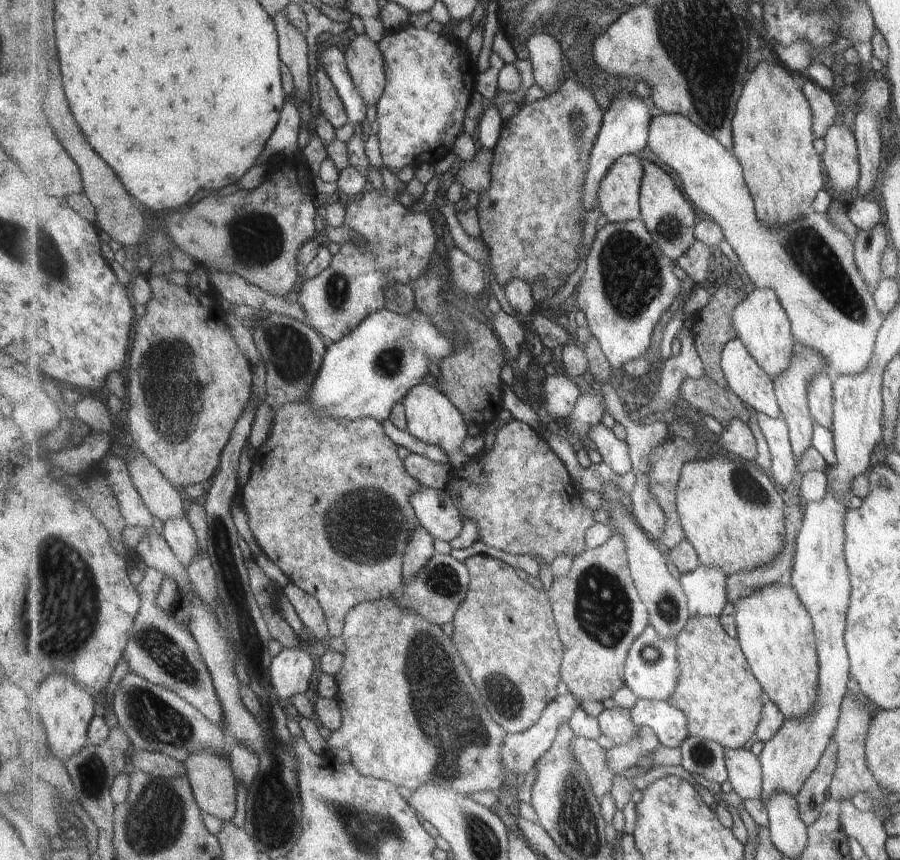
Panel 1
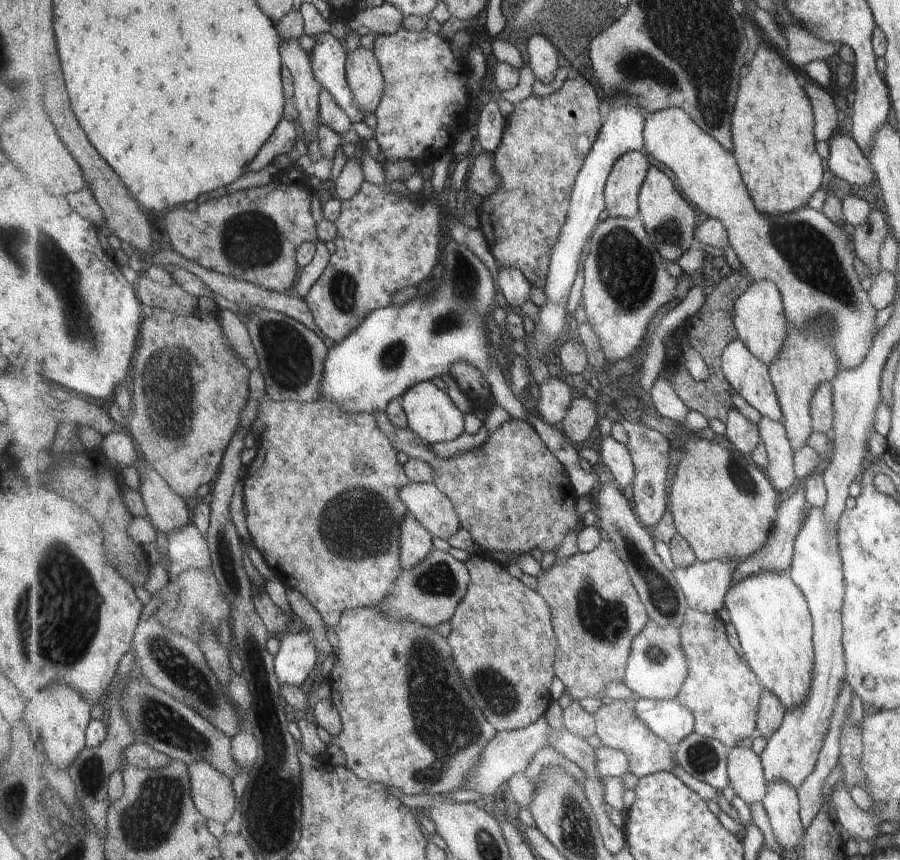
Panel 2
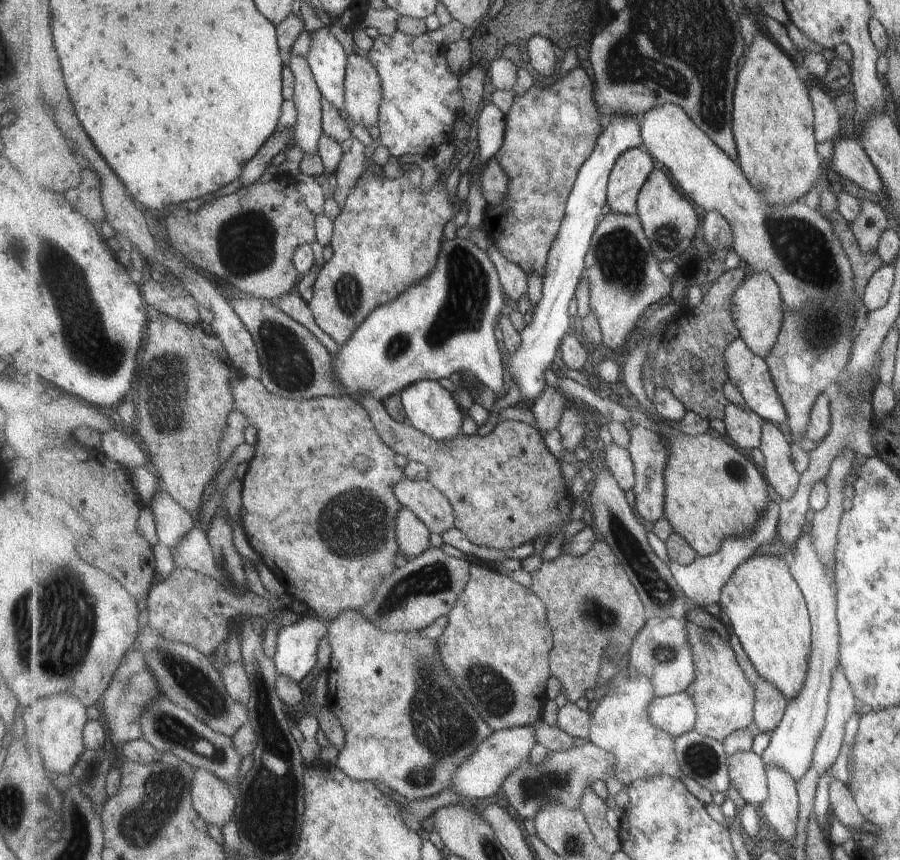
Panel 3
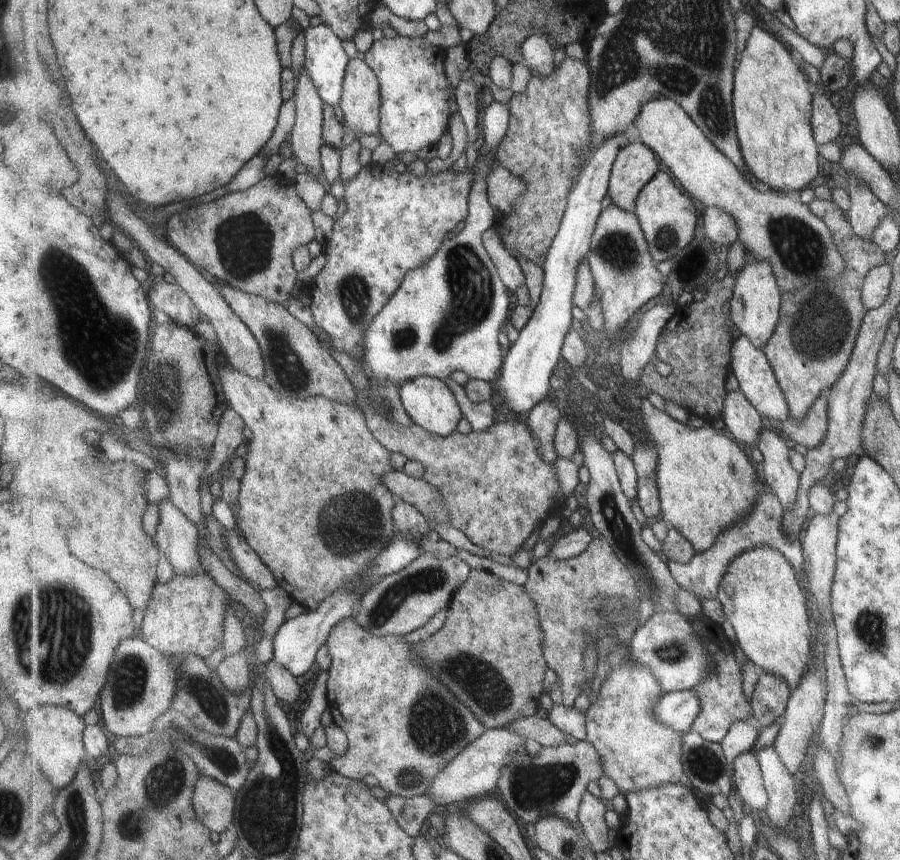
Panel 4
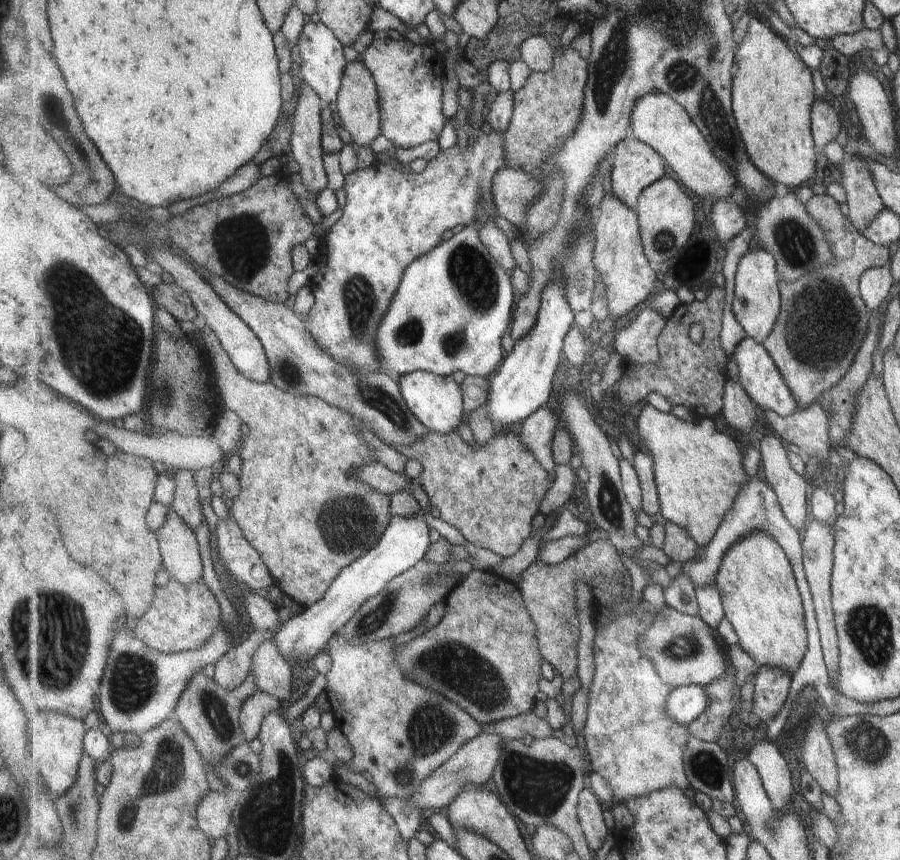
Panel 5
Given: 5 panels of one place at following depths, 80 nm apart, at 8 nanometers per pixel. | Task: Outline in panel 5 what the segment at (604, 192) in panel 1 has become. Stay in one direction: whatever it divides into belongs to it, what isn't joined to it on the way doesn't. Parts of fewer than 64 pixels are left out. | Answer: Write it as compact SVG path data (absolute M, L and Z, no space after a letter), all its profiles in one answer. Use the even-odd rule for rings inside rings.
M625 138L616 148L612 158L613 170L611 173L612 191L625 206L636 211L639 198L651 184L665 178L665 158L655 148L634 138Z

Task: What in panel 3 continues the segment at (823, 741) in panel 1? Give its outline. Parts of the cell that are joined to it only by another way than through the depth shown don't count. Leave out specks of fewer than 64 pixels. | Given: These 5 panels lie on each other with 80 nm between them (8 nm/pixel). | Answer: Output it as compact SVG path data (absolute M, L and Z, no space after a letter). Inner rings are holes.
M809 527L807 532L803 532L801 538L797 540L796 548L797 556L792 557L790 568L799 587L802 588L812 623L812 654L809 673L803 690L797 694L797 698L793 698L789 702L781 724L773 733L769 734L770 744L764 750L762 760L766 766L771 766L771 764L781 766L799 783L813 765L813 754L817 742L819 742L819 734L827 713L827 696L829 688L831 688L831 672L839 664L839 641L833 577L819 562L819 554L817 554L815 544L813 544L813 528Z

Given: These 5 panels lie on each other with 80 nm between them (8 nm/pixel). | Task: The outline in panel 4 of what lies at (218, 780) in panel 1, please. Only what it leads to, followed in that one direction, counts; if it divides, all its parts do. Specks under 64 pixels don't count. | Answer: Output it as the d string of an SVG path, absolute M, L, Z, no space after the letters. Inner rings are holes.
M203 775L194 793L194 810L199 820L215 834L223 834L233 824L235 796L221 782Z

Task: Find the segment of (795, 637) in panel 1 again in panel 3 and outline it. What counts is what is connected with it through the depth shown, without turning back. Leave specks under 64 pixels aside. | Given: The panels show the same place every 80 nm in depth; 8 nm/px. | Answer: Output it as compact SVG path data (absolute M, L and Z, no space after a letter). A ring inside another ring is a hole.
M755 554L729 578L721 592L722 611L728 616L755 670L777 686L789 701L803 690L812 654L810 611L790 562L779 556Z

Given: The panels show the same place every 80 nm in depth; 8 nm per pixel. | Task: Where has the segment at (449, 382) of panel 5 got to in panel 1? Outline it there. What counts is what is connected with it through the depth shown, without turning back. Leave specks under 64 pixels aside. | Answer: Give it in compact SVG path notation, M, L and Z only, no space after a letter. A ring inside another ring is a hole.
M419 384L401 400L406 410L407 432L426 444L439 446L450 458L453 469L465 466L471 458L463 452L463 442L467 435L467 423L463 414L453 402L435 386Z

